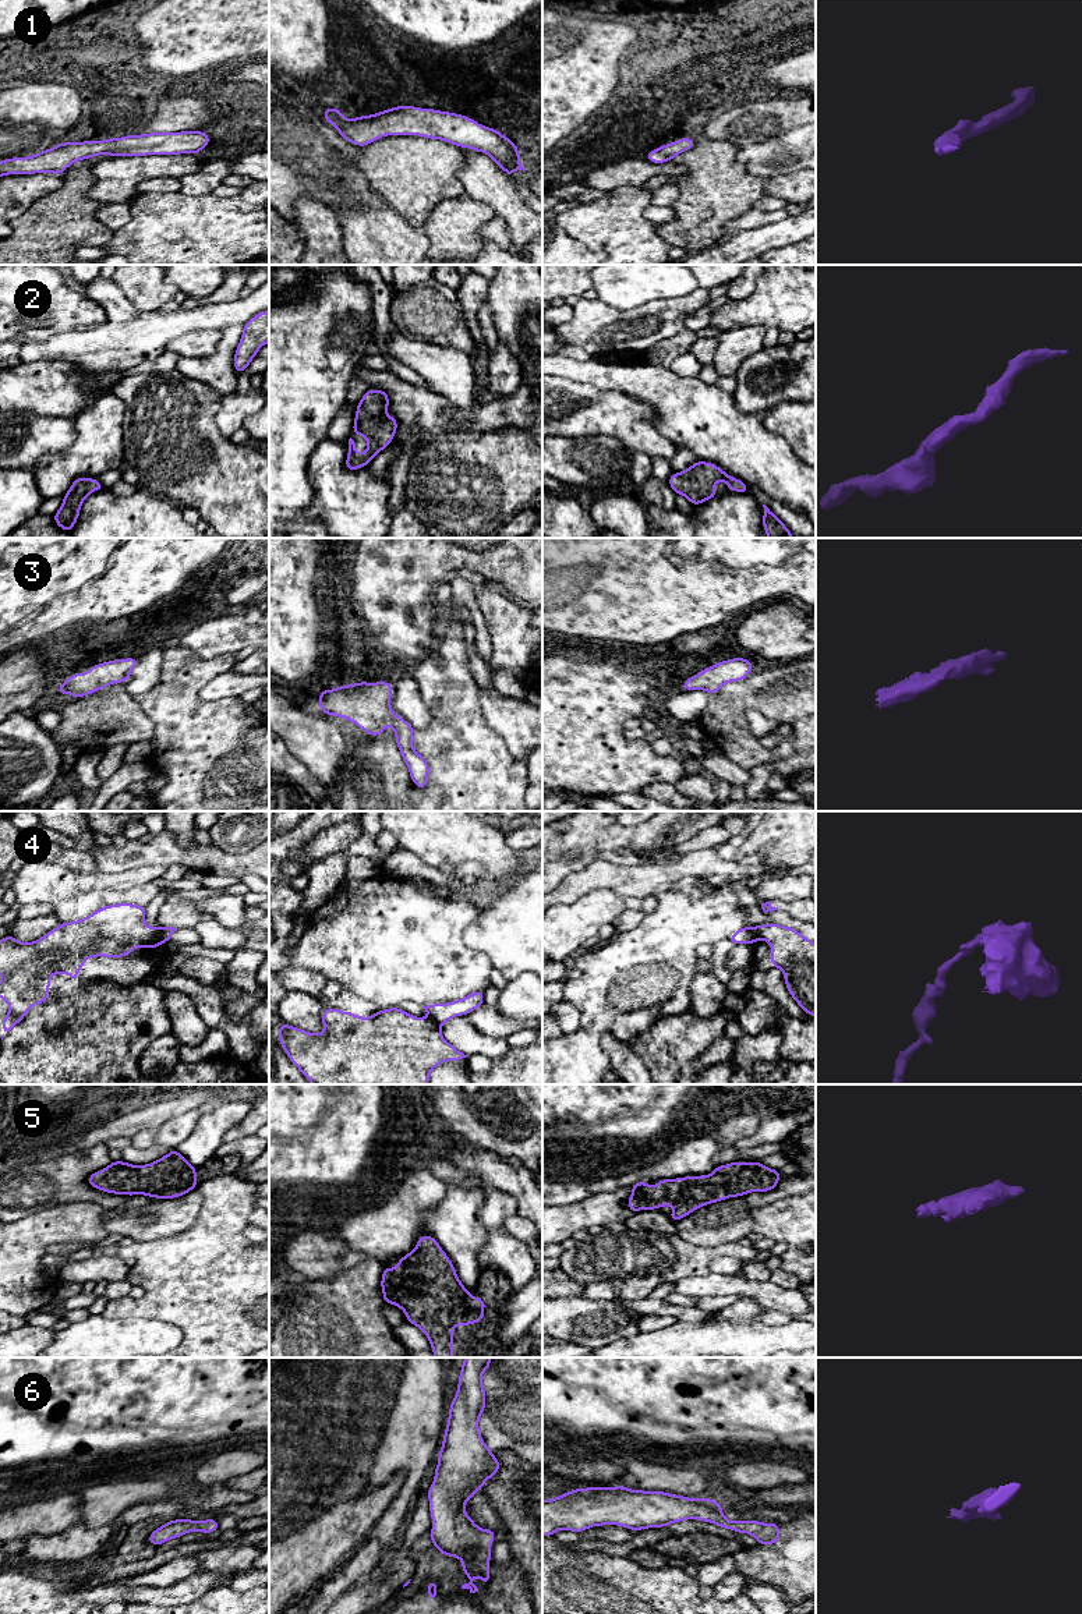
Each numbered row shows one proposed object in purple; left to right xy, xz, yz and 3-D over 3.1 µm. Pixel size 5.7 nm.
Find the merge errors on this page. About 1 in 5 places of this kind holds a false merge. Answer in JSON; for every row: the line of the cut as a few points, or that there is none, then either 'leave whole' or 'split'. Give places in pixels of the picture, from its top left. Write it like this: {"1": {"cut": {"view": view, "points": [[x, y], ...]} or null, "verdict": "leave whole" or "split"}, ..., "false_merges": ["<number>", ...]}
{"1": {"cut": null, "verdict": "leave whole"}, "2": {"cut": null, "verdict": "leave whole"}, "3": {"cut": null, "verdict": "leave whole"}, "4": {"cut": {"view": "xy", "points": [[161, 927], [159, 937], [162, 944]]}, "verdict": "split"}, "5": {"cut": null, "verdict": "leave whole"}, "6": {"cut": null, "verdict": "leave whole"}, "false_merges": ["4"]}

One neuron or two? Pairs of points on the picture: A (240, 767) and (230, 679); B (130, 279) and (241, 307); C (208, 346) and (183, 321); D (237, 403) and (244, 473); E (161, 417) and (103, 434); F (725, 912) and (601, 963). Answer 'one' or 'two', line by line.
A: two
B: two
C: two
D: two
E: two
F: one

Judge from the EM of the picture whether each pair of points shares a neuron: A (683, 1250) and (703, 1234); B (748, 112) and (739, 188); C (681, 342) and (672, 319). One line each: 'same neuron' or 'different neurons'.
A: different neurons
B: different neurons
C: different neurons

